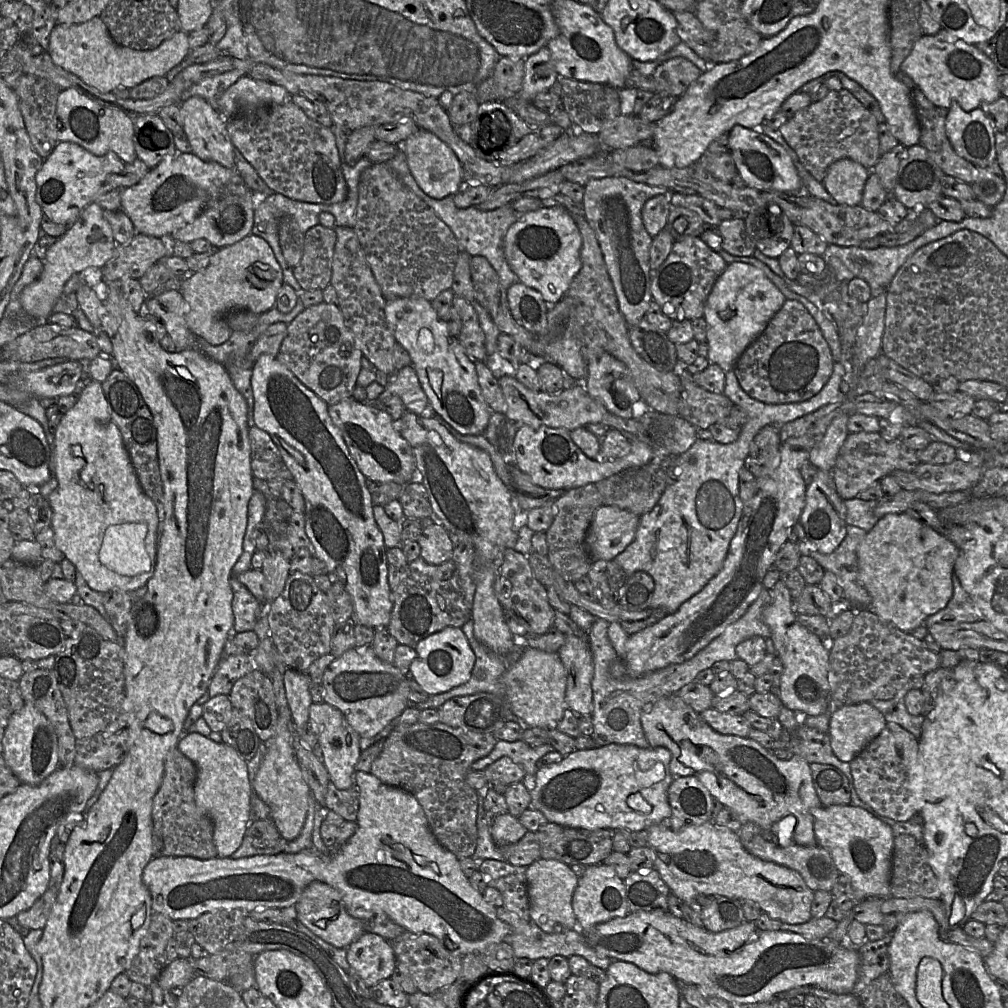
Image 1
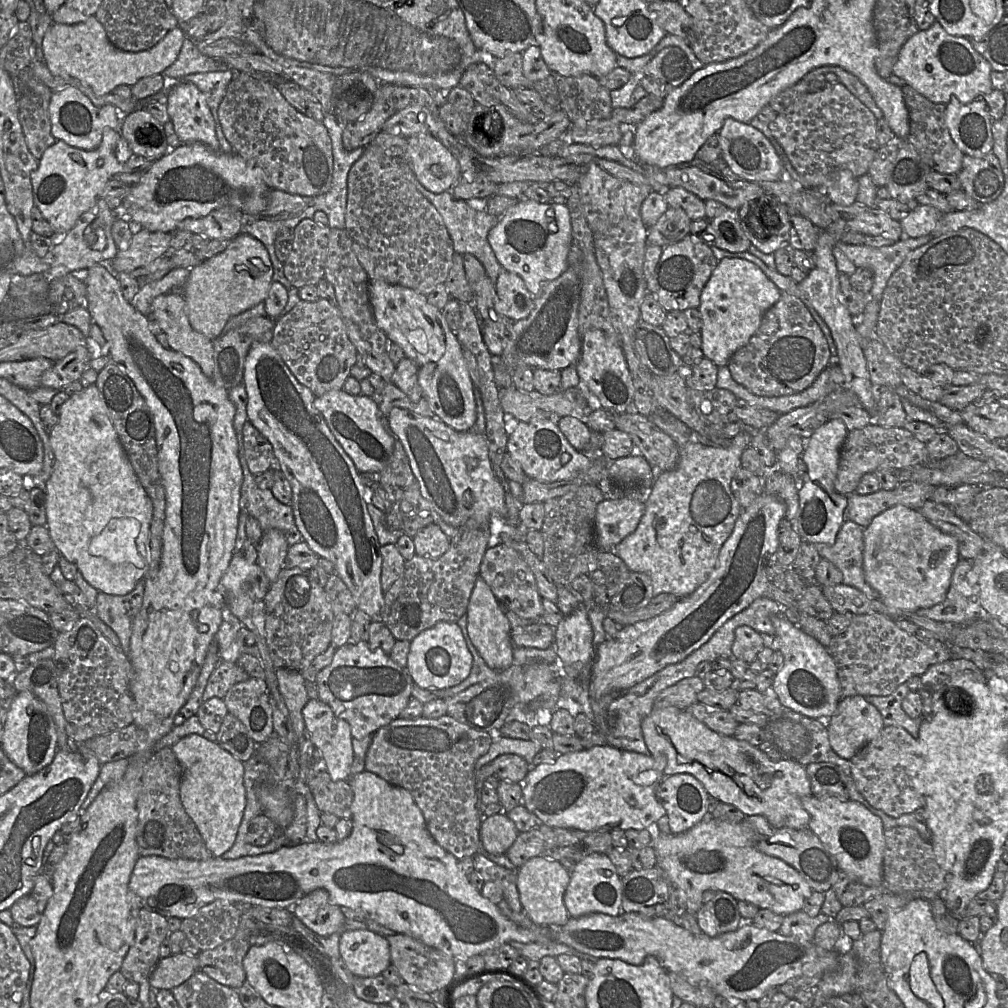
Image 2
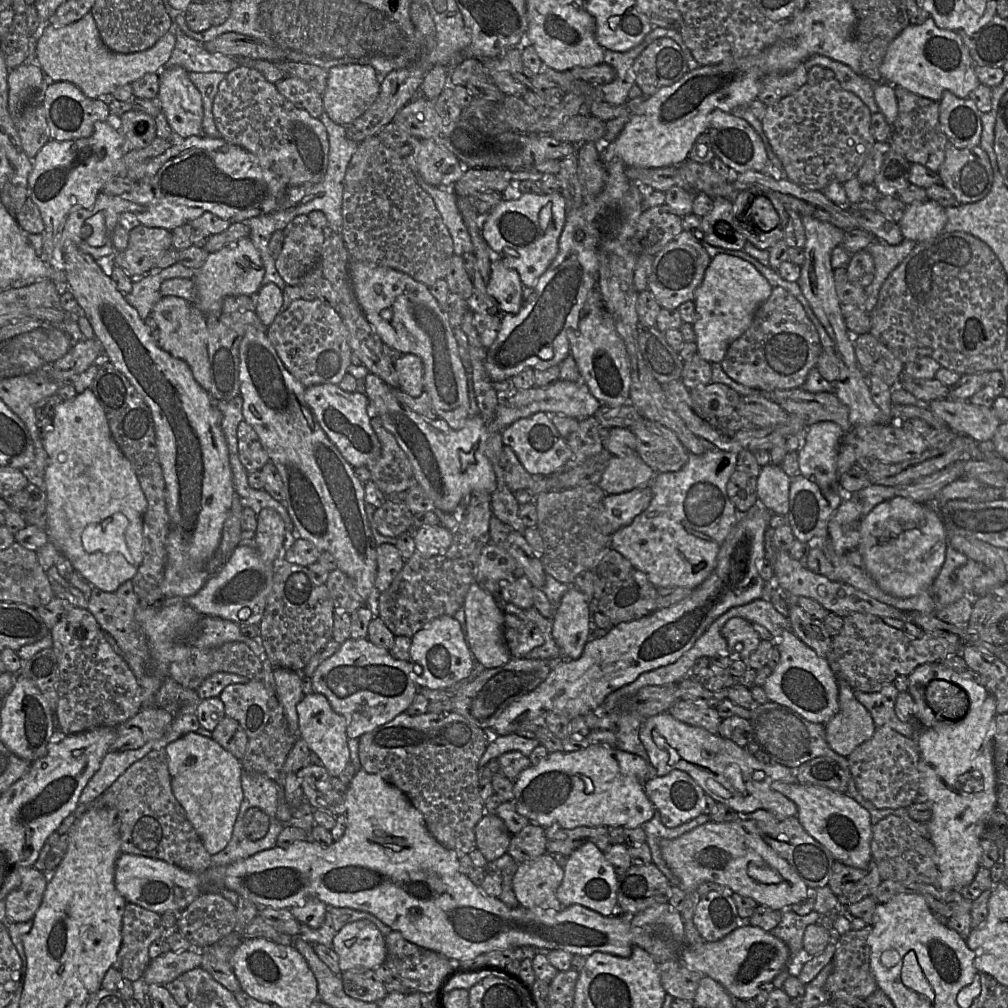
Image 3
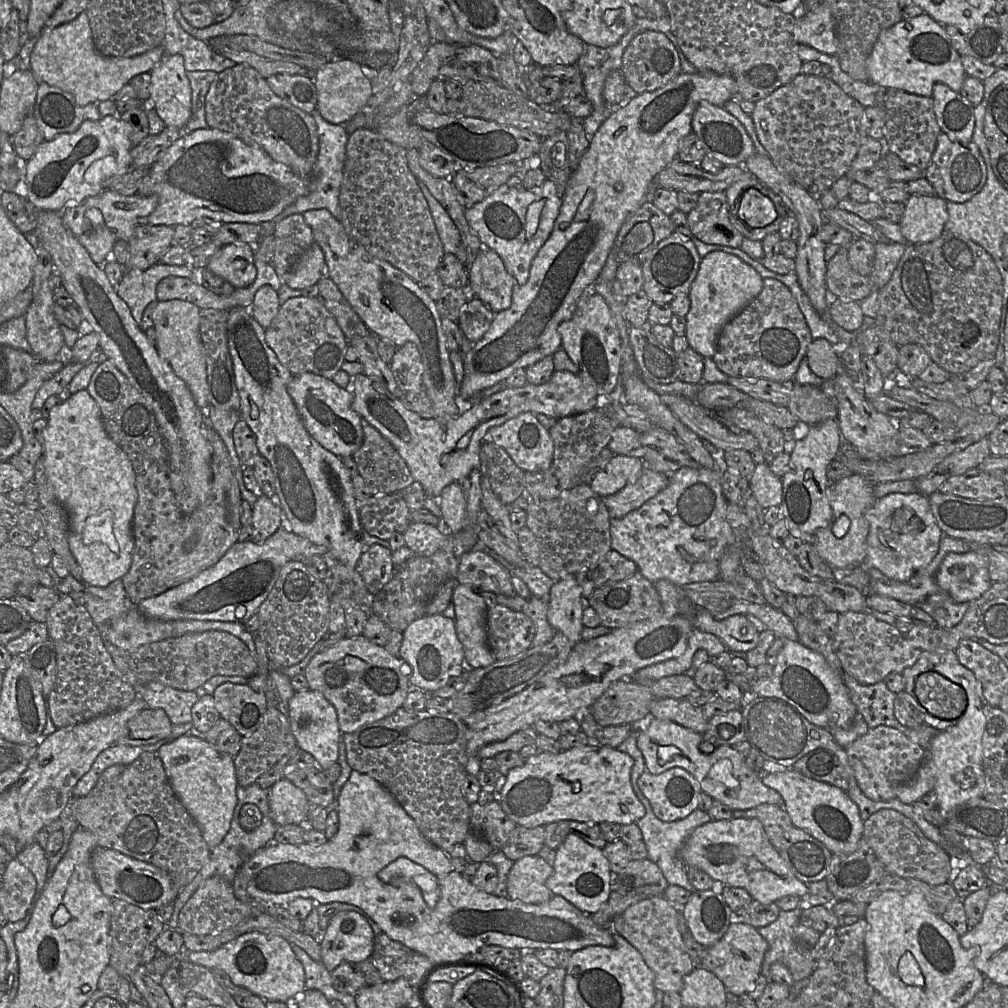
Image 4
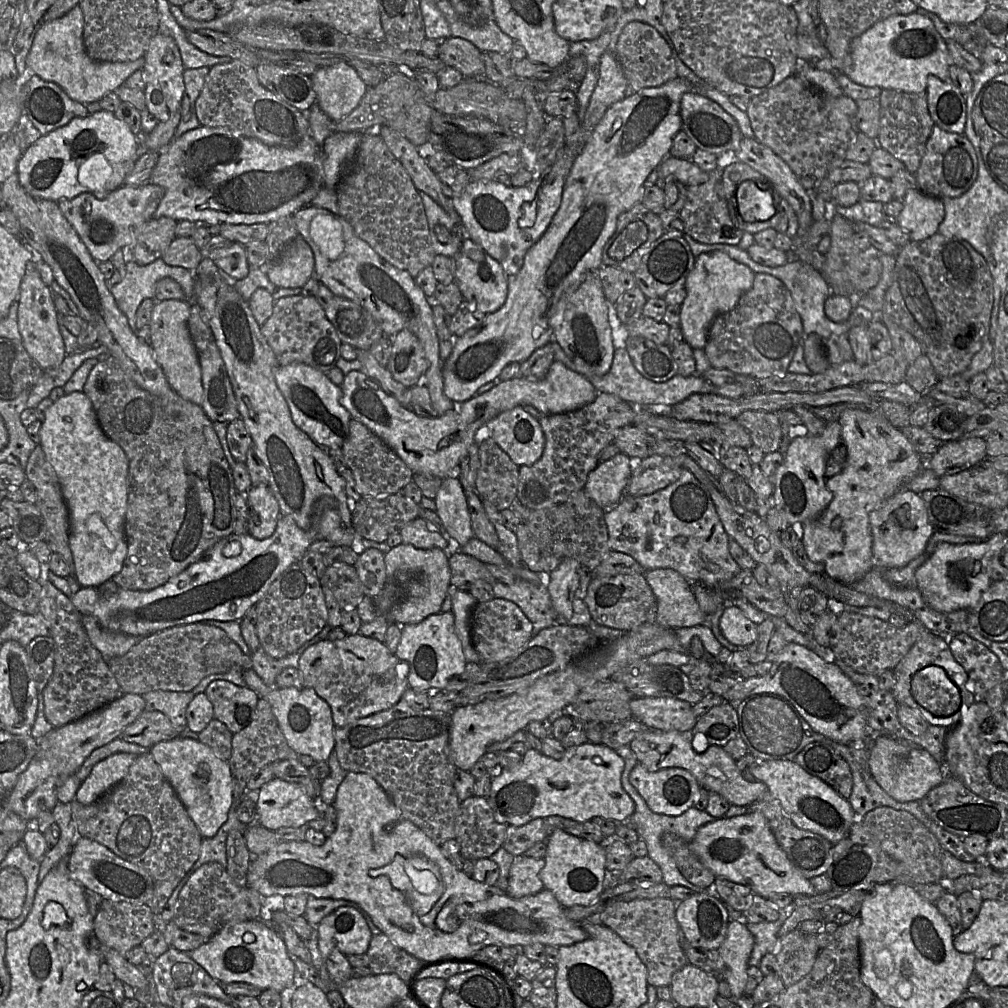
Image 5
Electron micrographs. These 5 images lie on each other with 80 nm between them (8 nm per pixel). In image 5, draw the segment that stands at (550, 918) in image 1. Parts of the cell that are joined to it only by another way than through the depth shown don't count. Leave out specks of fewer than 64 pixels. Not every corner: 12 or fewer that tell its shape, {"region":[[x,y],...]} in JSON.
{"region":[[516,856],[506,893],[522,898],[542,891],[544,858]]}

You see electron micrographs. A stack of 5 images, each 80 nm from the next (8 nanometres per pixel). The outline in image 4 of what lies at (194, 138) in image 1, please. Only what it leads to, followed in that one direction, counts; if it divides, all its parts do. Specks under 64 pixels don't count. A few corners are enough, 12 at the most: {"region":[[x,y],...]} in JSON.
{"region":[[181,55],[150,72],[151,104],[163,123],[182,129],[192,90]]}

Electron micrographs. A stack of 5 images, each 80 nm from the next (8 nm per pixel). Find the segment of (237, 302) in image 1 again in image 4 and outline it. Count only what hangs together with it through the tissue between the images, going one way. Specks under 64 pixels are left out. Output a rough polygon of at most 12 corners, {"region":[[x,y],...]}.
{"region":[[254,245],[221,247],[206,267],[233,287],[257,275]]}

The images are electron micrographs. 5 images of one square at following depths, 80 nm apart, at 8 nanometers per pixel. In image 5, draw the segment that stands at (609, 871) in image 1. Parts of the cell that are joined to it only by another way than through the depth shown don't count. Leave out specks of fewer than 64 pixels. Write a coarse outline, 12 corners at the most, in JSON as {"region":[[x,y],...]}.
{"region":[[561,829],[547,837],[544,889],[591,906],[617,878],[605,848]]}

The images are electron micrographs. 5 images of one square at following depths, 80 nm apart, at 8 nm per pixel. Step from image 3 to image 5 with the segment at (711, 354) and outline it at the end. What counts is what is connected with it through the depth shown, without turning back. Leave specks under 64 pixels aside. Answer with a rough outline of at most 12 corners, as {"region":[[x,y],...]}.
{"region":[[722,251],[695,258],[680,328],[704,349],[755,273]]}

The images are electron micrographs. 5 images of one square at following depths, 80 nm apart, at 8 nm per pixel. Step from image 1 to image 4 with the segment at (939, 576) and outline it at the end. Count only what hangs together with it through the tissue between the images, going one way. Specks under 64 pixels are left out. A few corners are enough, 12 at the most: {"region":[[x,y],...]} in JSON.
{"region":[[919,493],[866,512],[866,565],[906,582],[944,533]]}

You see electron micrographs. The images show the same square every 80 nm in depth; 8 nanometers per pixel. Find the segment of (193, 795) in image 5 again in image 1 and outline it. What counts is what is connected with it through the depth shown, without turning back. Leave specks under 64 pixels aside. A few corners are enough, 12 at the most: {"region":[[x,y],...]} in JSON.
{"region":[[185,733],[194,797],[230,858],[250,822],[247,762],[230,746]]}

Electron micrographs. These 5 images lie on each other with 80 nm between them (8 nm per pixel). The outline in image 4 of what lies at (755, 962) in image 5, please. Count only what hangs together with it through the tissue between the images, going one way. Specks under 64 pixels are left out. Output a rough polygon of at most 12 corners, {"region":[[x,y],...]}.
{"region":[[800,907],[757,928],[768,943],[761,973],[768,978],[795,943]]}

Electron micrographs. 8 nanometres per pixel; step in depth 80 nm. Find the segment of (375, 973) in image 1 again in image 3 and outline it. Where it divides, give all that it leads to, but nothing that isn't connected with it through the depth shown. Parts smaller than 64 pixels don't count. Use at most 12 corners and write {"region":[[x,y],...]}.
{"region":[[368,920],[346,924],[332,949],[342,972],[374,971],[385,936]]}

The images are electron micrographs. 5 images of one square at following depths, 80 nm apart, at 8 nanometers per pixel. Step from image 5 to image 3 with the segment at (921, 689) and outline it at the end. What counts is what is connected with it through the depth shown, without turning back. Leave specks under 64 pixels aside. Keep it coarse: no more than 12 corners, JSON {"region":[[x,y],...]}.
{"region":[[932,680],[925,698],[937,720],[961,720],[966,690]]}

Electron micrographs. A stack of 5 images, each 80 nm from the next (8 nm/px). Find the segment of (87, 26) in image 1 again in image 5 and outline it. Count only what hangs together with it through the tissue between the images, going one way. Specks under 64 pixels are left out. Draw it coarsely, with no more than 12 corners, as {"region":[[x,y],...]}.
{"region":[[80,6],[35,27],[32,74],[99,102],[145,64],[98,62]]}

